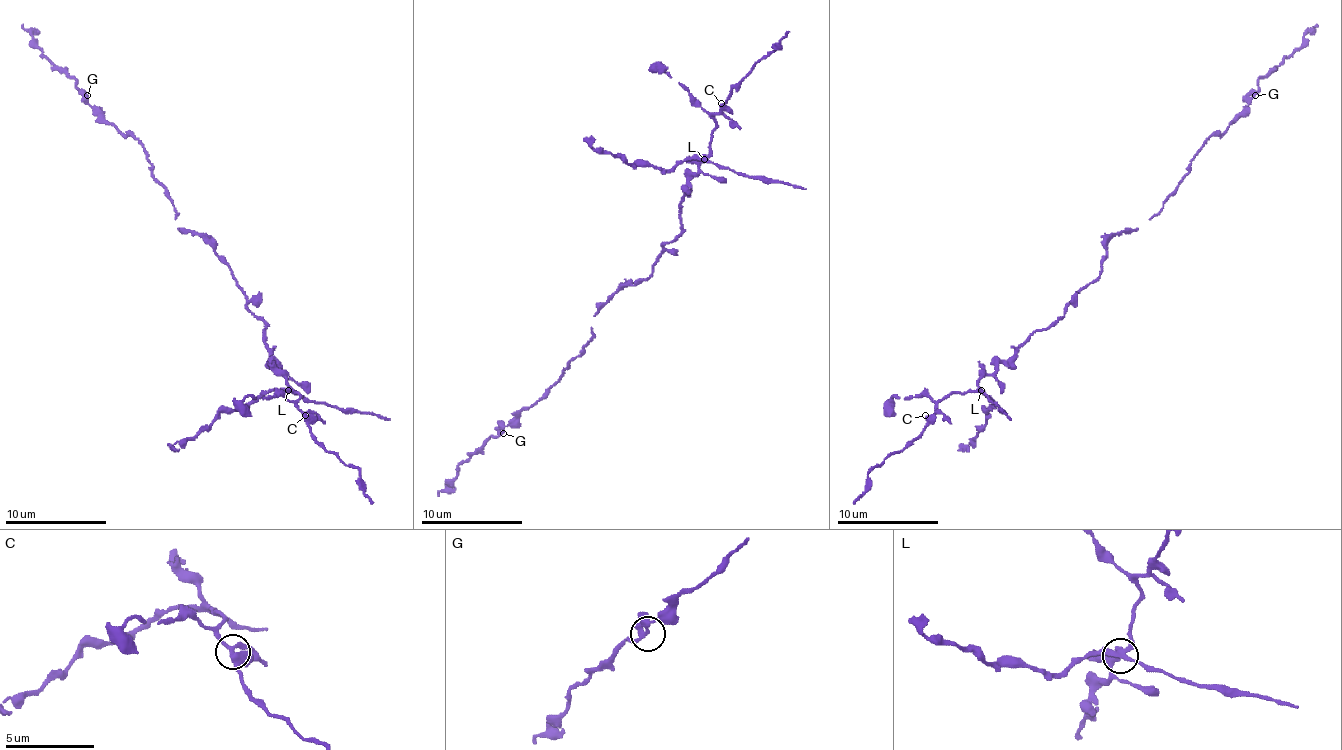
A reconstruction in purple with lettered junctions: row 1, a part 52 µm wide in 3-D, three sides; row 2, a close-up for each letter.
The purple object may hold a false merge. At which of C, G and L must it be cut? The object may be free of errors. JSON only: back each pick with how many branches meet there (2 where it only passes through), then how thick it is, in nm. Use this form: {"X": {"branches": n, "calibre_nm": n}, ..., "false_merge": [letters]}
{"L": {"branches": 4, "calibre_nm": 260}, "false_merge": ["L"]}

